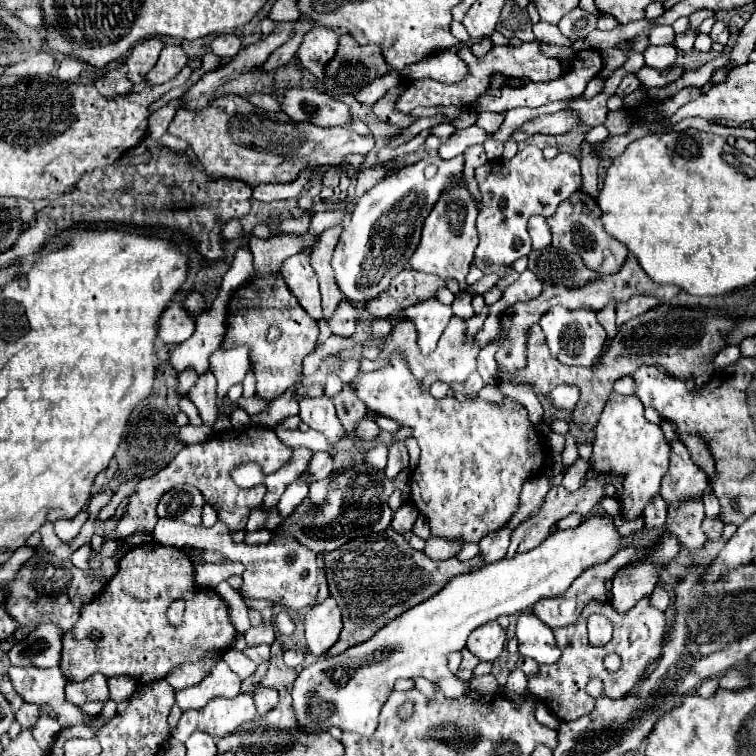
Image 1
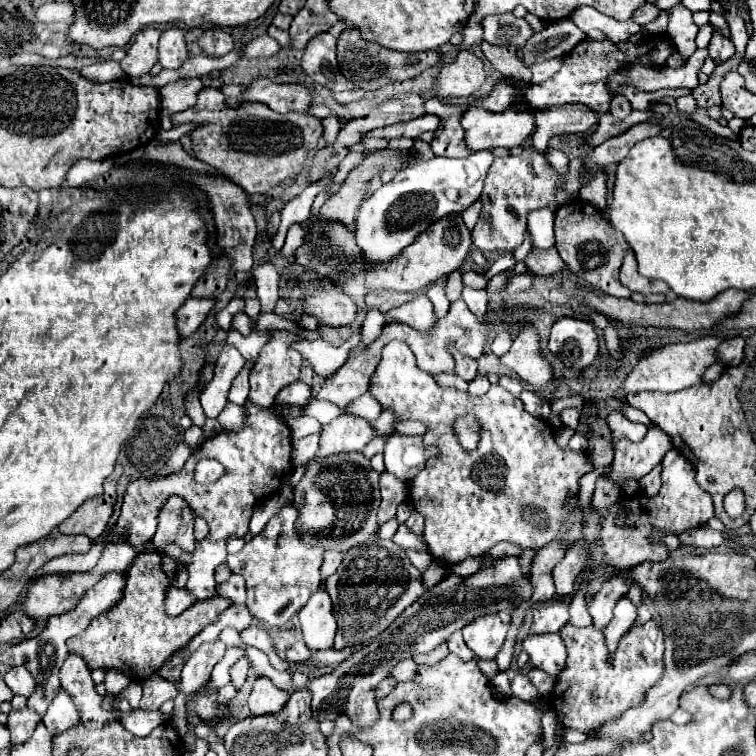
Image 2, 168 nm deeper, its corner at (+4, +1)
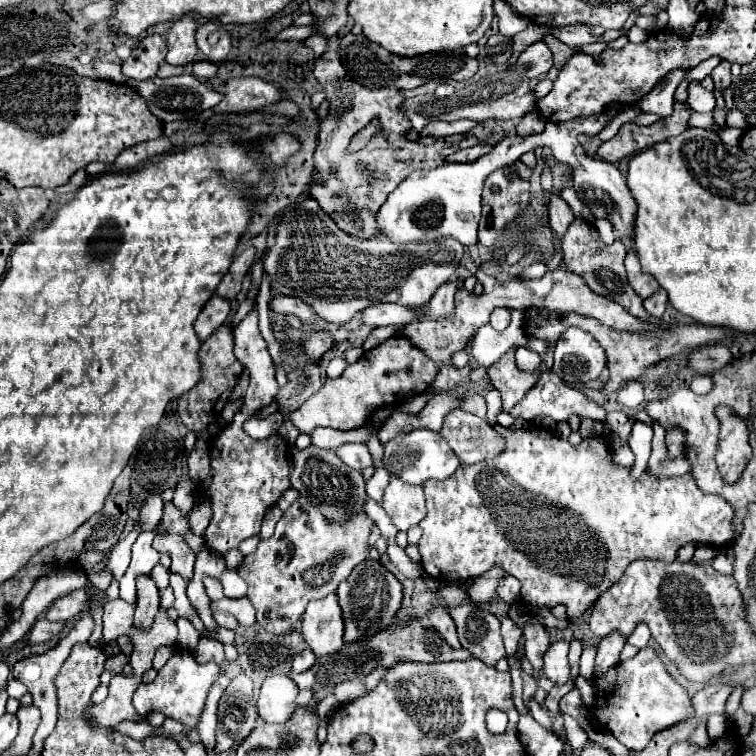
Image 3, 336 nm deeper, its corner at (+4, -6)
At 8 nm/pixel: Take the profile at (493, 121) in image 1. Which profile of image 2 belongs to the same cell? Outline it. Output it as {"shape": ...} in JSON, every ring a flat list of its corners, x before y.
{"shape":[[470,107,462,117,466,129,466,145,472,151,494,149,494,147,518,147,534,131,536,113,530,109,510,107,502,113]]}

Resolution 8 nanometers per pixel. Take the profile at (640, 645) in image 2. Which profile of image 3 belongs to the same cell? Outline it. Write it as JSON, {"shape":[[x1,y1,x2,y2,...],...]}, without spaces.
{"shape":[[650,646,642,648,634,658,610,668,602,678,594,680,594,686,596,706,590,710,590,718,610,730,628,750,644,750,656,732,694,716,688,692,674,682]]}

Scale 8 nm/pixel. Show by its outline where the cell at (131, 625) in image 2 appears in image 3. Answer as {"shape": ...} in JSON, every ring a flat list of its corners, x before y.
{"shape":[[138,576,136,588,138,588,138,600,136,600,134,622,140,628,148,628,148,626,152,626,154,616,160,608,160,594,150,576]]}

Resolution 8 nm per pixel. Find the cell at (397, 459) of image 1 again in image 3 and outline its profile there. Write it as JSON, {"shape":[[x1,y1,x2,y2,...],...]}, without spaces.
{"shape":[[428,428,412,430,386,442,382,462,392,476,398,476,408,484,424,484,426,480,446,480,462,464,458,462,458,456,450,450,450,446,446,446,446,440,438,432]]}

